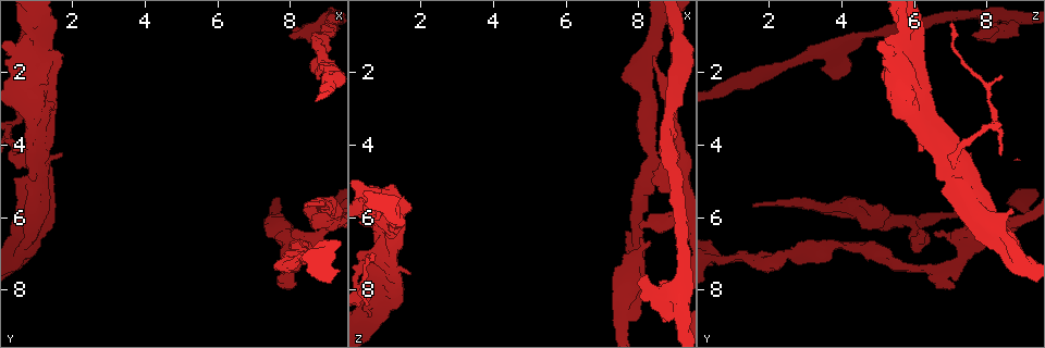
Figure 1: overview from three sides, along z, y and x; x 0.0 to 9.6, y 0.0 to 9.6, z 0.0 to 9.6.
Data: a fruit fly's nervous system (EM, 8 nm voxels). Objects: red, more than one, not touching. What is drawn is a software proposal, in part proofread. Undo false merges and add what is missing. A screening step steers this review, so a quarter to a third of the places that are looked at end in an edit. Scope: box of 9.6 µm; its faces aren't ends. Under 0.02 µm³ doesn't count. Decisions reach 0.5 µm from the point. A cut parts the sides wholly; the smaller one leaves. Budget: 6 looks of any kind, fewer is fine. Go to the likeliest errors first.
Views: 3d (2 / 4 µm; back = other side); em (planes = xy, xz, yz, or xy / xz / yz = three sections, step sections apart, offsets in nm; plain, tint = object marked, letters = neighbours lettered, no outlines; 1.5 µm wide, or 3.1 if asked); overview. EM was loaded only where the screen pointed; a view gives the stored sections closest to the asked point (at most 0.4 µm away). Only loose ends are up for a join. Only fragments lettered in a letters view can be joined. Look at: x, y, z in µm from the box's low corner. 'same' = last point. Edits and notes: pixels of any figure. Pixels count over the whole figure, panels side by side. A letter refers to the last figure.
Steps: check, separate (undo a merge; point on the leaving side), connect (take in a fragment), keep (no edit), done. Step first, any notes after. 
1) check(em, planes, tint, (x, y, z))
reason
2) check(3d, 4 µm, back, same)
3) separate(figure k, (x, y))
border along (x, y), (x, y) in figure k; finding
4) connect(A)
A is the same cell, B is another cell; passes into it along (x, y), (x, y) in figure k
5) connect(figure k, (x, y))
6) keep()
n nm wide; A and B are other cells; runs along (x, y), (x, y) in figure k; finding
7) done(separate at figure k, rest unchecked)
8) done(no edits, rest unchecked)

check(em, xy, step 8, tint, (8.35, 5.75, 1.50))
end of a long branch

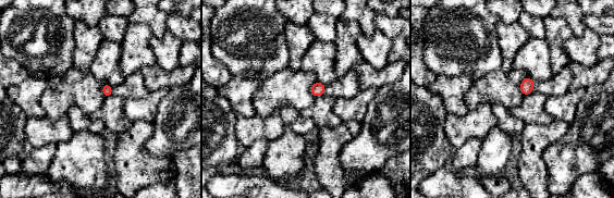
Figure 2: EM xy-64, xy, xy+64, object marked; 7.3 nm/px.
check(em, planes, letters, same)

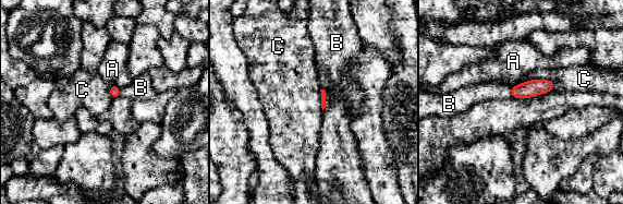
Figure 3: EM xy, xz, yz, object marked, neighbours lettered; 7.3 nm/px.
connect(B)
B is the same cell, A and C are other cells; passes into it along (529, 88), (512, 92), (486, 91) in figure 3; it goes on there

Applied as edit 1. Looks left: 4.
check(overview)

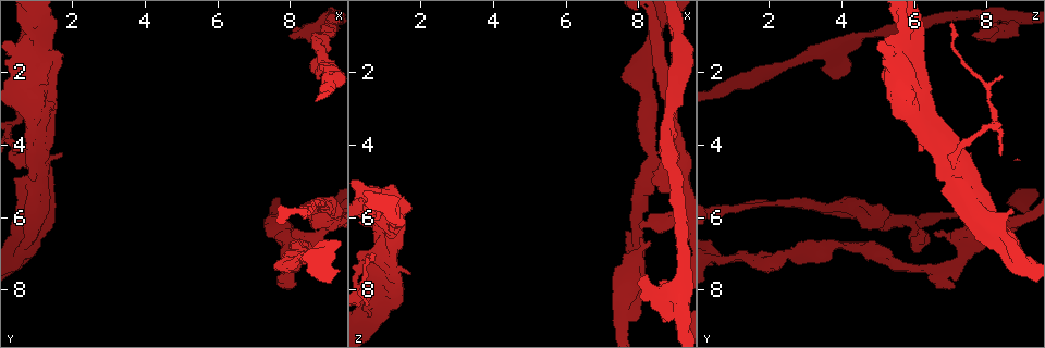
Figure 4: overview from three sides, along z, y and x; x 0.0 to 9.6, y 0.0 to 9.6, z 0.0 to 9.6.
check(em, planes, letters, (8.65, 0.75, 8.10))
sharp bend

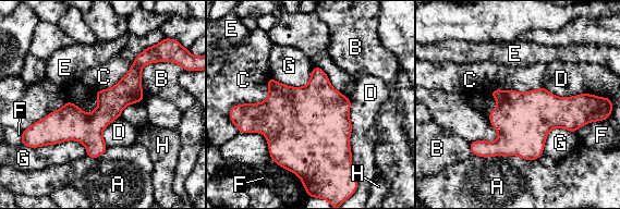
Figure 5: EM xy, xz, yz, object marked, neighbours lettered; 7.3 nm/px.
keep()
D touches over 500 nm; A, B, C, D, E, F, G and H are other cells; runs along (146, 61), (92, 123), (41, 123) in figure 5; one neuron here

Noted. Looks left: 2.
check(em, planes, letters, (0.60, 0.65, 7.00))
end of a long branch

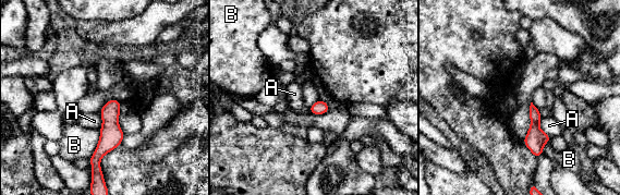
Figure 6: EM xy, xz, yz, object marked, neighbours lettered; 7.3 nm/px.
keep()
80 nm wide; B touches over 240 nm; A and B are other cells; none of them fits

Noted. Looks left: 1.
done(connect at figure 3, rest unchecked)

